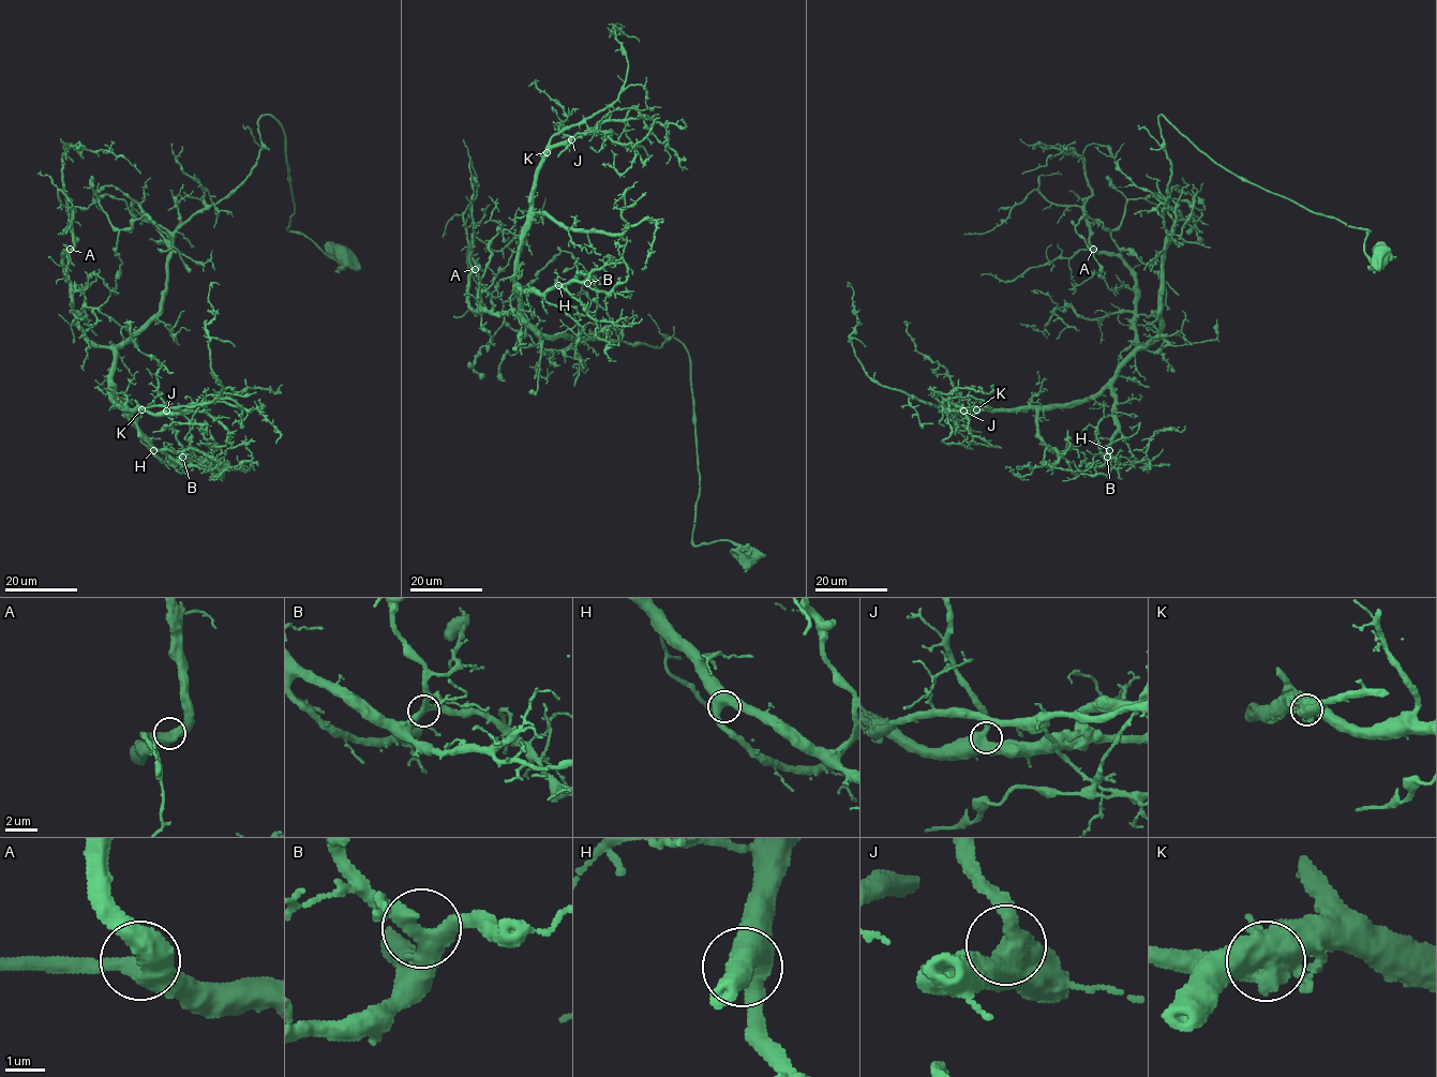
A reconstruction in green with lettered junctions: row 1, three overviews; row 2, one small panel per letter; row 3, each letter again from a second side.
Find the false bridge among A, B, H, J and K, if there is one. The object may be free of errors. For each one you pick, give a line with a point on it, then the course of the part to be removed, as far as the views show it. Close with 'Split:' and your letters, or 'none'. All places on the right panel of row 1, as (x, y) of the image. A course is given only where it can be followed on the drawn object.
K: at (976, 409); foreign part runs (976, 409), (924, 403), (873, 380), (855, 355), (850, 334), (858, 318), (851, 284)
Split: K

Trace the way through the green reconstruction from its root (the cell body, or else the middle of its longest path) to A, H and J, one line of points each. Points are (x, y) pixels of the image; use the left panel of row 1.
A: (346, 257), (287, 229), (268, 115), (255, 167), (178, 228), (163, 307), (118, 345), (78, 324), (70, 249)
H: (346, 257), (287, 229), (263, 115), (117, 349), (153, 450)
J: (346, 257), (287, 229), (263, 115), (117, 349), (111, 398), (166, 410)

